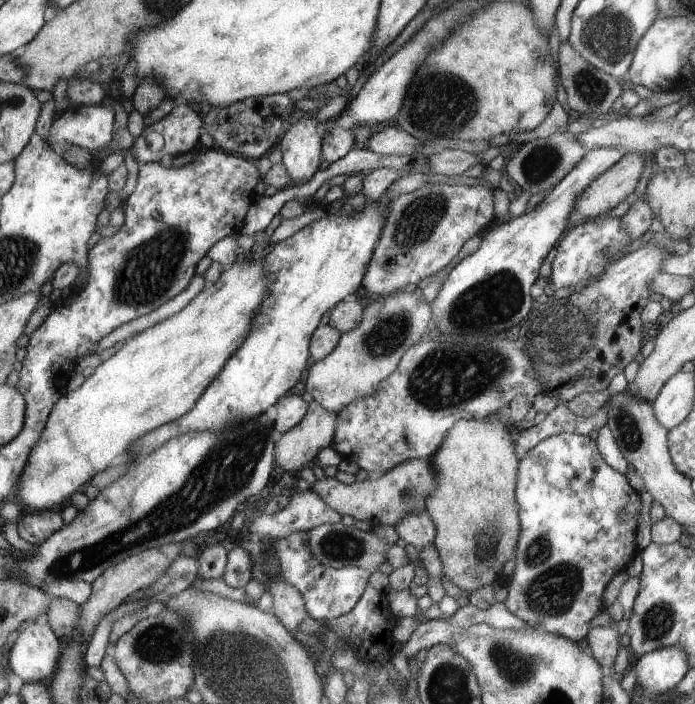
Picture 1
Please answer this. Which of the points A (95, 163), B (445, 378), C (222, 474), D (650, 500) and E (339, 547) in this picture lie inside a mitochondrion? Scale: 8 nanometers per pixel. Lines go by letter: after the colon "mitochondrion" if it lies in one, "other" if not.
A: other
B: mitochondrion
C: mitochondrion
D: other
E: mitochondrion

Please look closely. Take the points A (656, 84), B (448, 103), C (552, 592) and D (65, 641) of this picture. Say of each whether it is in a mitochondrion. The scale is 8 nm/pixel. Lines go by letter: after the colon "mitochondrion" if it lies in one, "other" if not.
A: other
B: mitochondrion
C: mitochondrion
D: other

